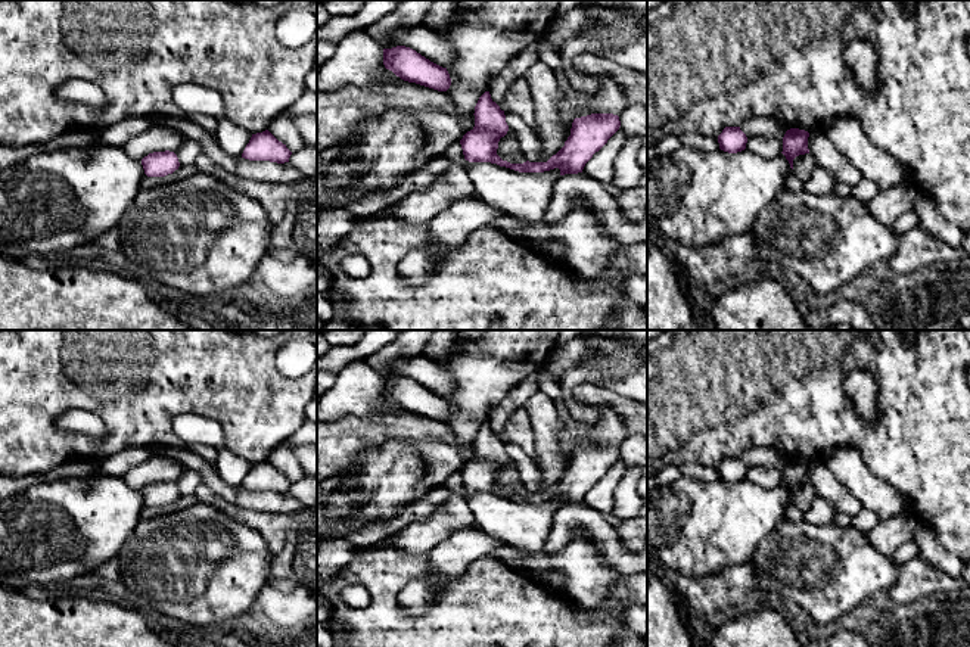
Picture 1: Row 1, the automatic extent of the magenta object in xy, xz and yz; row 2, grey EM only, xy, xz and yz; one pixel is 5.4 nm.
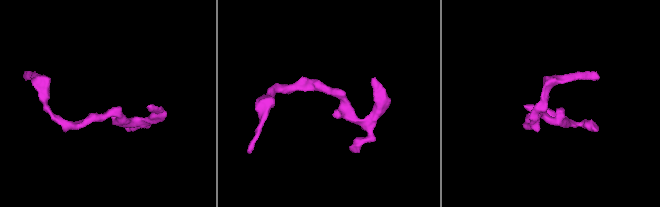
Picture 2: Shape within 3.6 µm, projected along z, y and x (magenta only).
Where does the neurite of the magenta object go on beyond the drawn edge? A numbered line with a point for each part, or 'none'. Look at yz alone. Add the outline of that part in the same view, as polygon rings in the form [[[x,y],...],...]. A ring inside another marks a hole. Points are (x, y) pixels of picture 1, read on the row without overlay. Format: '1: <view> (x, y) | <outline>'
none

